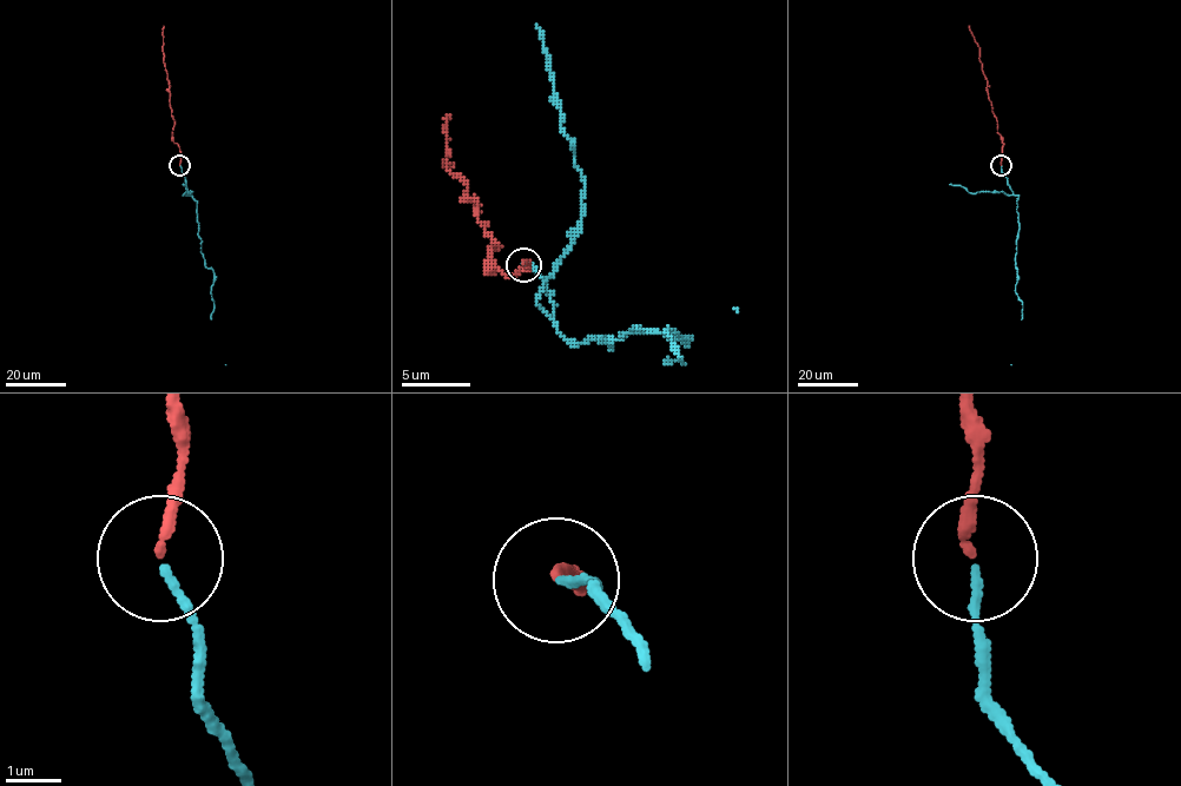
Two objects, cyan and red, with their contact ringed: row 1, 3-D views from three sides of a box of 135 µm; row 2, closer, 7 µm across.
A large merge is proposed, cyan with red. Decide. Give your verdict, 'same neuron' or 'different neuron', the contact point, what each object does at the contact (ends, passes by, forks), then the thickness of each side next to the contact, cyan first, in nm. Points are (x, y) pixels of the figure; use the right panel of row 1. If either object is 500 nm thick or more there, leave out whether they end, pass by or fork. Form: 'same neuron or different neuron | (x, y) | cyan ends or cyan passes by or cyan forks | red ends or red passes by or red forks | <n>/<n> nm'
same neuron | (1001, 165) | cyan ends | red ends | 140/180 nm

